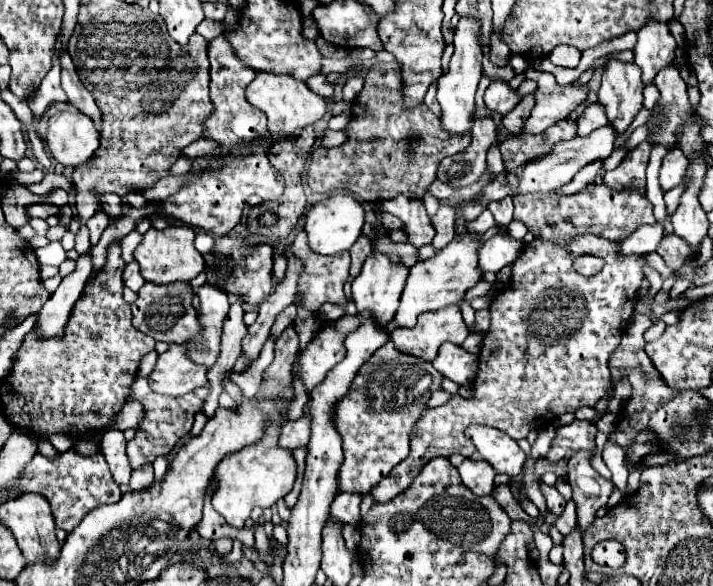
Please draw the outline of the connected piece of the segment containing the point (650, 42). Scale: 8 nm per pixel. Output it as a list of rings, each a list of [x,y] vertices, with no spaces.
[[[648,19],[638,31],[638,43],[634,47],[634,63],[642,69],[642,81],[650,83],[656,73],[674,61],[676,41],[666,21]]]

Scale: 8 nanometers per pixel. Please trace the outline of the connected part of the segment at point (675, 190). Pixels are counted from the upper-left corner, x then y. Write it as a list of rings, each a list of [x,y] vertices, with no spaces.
[[[686,177],[680,185],[672,187],[668,193],[664,193],[664,201],[666,201],[666,207],[668,207],[668,211],[670,211],[670,213],[674,213],[674,211],[676,211],[678,203],[680,203],[680,195],[684,193],[686,185],[688,185],[688,177]]]

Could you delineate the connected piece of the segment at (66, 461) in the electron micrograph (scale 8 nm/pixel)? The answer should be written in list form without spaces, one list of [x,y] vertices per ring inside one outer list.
[[[74,449],[62,453],[58,461],[48,461],[38,453],[32,463],[24,469],[24,475],[14,485],[14,491],[34,491],[44,495],[52,507],[56,527],[64,529],[66,533],[76,529],[84,515],[90,513],[94,507],[102,503],[116,503],[122,495],[112,479],[106,459],[100,453],[94,457],[80,457]]]

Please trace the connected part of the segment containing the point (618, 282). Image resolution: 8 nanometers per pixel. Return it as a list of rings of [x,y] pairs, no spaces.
[[[578,237],[570,245],[572,253],[589,253],[606,260],[604,271],[594,277],[584,277],[572,269],[572,253],[560,249],[558,245],[546,241],[528,243],[518,259],[512,263],[512,283],[492,297],[490,313],[492,323],[488,333],[484,335],[480,349],[478,373],[474,379],[474,397],[464,399],[454,395],[450,403],[434,409],[424,409],[424,417],[420,425],[416,425],[416,433],[412,433],[412,449],[410,455],[392,469],[392,473],[376,485],[370,495],[374,503],[388,503],[400,493],[404,493],[416,473],[442,453],[442,457],[450,457],[460,453],[464,457],[472,457],[474,445],[464,437],[464,429],[472,423],[482,423],[506,431],[512,439],[526,437],[532,429],[540,429],[546,423],[554,421],[558,415],[576,411],[578,407],[594,407],[598,399],[602,399],[610,391],[610,369],[608,359],[614,349],[620,345],[620,335],[630,321],[636,305],[636,291],[640,287],[642,275],[642,259],[638,255],[618,257],[618,245],[610,245],[610,241],[598,237]]]

